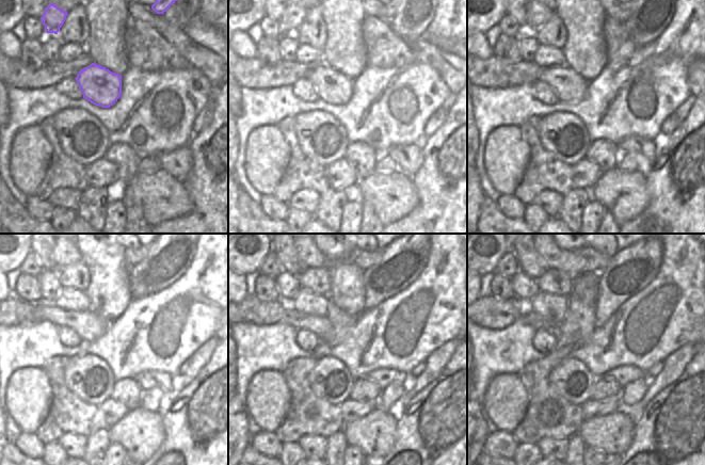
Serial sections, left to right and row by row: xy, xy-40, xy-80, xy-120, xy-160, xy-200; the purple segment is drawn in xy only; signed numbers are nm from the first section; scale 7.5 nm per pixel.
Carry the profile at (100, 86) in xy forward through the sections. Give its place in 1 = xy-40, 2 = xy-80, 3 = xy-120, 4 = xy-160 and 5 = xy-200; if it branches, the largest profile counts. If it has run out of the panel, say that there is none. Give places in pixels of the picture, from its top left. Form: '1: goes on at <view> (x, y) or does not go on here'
1: goes on at xy-40 (334, 87)
2: goes on at xy-80 (571, 87)
3: goes on at xy-120 (90, 326)
4: goes on at xy-160 (320, 325)
5: goes on at xy-200 (531, 318)

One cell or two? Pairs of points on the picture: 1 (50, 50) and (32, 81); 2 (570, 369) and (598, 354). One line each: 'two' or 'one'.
1: two
2: two

